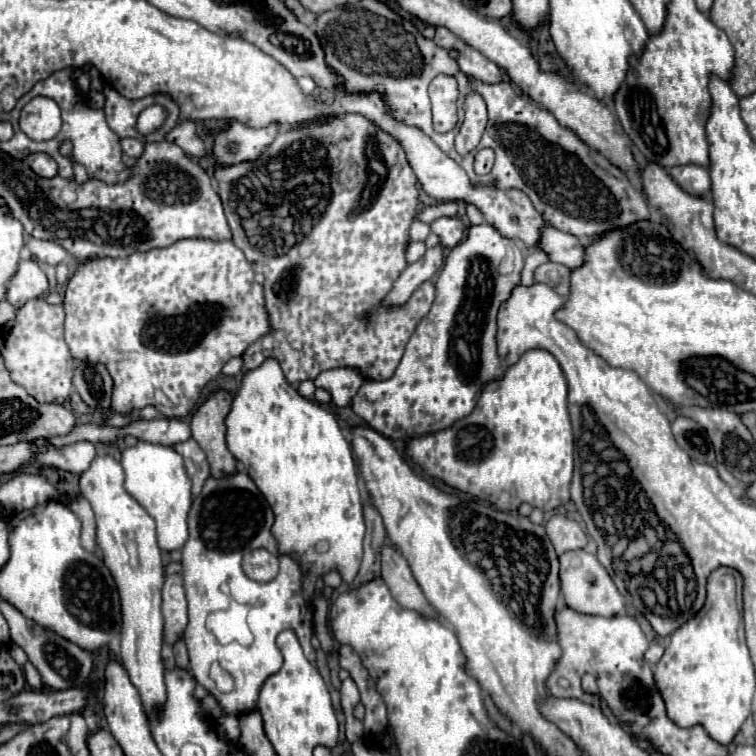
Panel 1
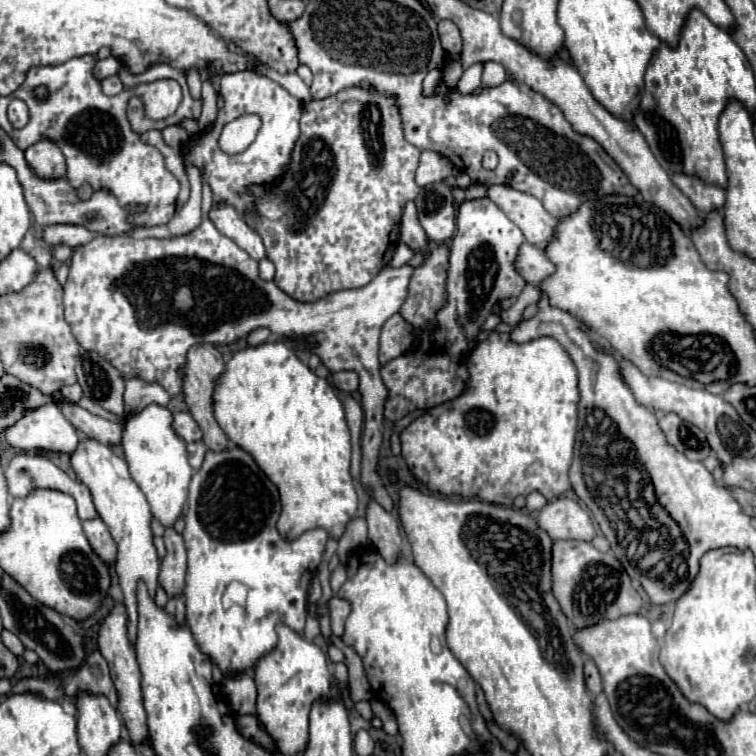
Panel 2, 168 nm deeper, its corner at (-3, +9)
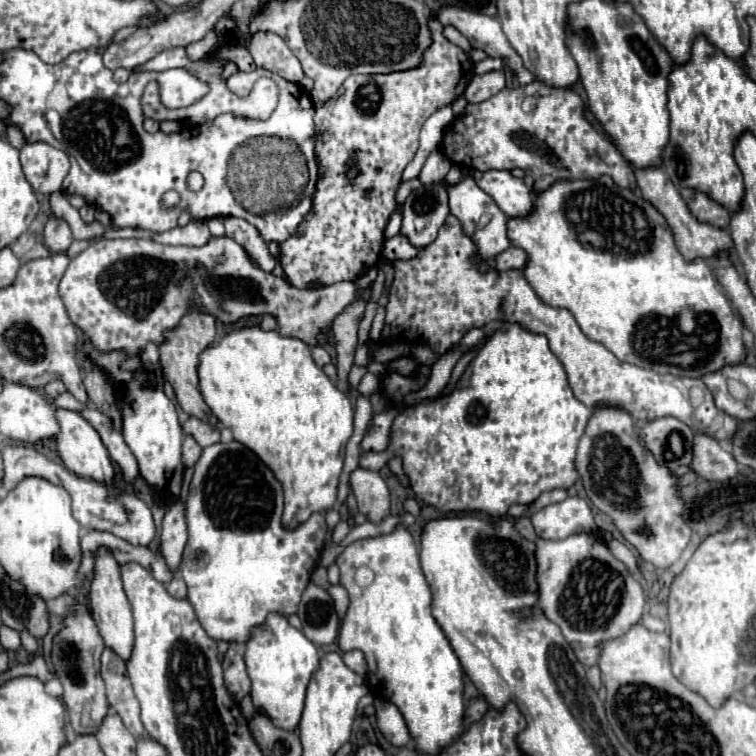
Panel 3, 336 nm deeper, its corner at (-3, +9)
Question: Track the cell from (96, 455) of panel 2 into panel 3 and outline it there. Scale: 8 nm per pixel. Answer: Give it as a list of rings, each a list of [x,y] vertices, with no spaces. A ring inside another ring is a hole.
[[[56,409],[56,419],[60,423],[60,433],[56,435],[56,445],[58,445],[58,455],[60,455],[62,463],[78,477],[94,479],[96,483],[106,483],[106,487],[116,489],[116,485],[114,485],[116,469],[114,469],[114,463],[112,463],[100,435],[96,433],[96,429],[84,417],[80,417],[80,413],[76,413],[76,411]]]

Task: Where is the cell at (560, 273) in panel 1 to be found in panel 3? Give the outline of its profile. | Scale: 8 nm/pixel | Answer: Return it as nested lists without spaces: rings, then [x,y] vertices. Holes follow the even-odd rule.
[[[510,247],[506,251],[502,251],[496,257],[496,269],[500,271],[508,271],[508,269],[524,269],[528,263],[528,255],[524,249],[520,247]]]

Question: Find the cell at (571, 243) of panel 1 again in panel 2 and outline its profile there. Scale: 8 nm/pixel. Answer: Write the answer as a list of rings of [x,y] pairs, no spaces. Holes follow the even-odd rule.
[[[490,185],[486,191],[488,199],[492,199],[506,213],[506,217],[520,227],[528,243],[544,249],[554,237],[554,227],[558,221],[534,195],[518,191],[510,185]]]

